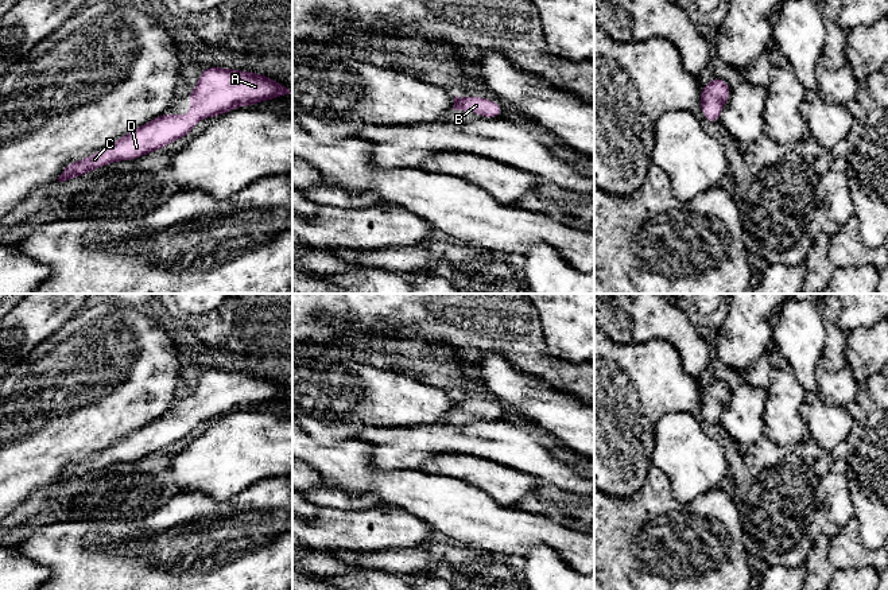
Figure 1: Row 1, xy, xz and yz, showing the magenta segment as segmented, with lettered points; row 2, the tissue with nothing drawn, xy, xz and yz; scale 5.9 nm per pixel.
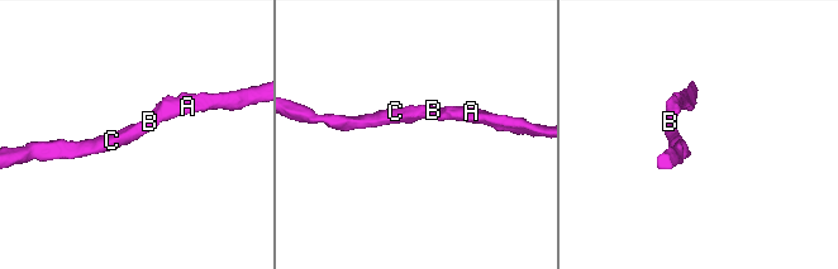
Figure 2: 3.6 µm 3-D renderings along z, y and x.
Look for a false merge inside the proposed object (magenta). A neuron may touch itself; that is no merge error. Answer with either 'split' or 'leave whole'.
leave whole

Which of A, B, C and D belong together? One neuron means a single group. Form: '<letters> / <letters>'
A B C D

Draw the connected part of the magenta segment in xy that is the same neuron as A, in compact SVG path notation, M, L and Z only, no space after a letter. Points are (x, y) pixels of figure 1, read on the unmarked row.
M205 369L187 401L190 416L164 415L131 432L106 450L69 465L58 484L78 480L113 463L133 462L159 453L167 446L190 436L195 426L239 408L251 408L291 393L275 381L257 374Z

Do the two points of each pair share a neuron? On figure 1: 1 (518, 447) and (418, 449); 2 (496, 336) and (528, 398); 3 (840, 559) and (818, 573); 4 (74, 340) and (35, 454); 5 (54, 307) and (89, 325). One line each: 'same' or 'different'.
1: same
2: different
3: different
4: same
5: different

